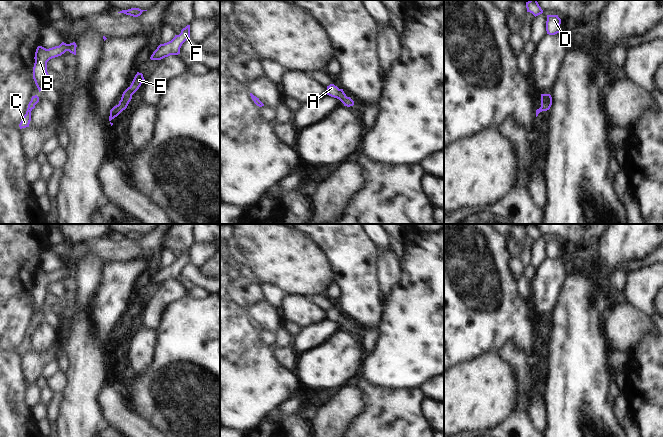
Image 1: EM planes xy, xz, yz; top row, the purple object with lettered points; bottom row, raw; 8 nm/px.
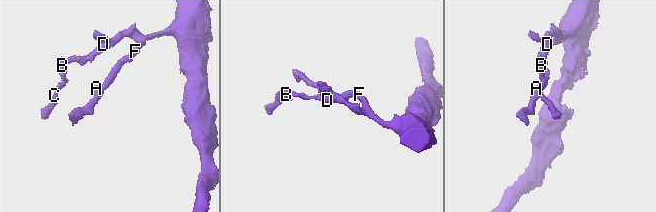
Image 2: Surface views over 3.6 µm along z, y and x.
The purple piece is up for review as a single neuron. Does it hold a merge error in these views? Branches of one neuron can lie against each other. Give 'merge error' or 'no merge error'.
no merge error

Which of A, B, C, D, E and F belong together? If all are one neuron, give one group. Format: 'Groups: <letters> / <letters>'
Groups: A B C D E F.

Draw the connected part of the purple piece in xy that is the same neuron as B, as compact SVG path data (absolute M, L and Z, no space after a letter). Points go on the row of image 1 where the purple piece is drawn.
M62 42L59 46L55 46L49 49L46 49L42 46L38 46L35 52L35 63L33 67L33 79L39 90L39 92L47 84L49 74L47 72L47 62L55 57L61 56L66 51L76 55L76 43L66 44Z

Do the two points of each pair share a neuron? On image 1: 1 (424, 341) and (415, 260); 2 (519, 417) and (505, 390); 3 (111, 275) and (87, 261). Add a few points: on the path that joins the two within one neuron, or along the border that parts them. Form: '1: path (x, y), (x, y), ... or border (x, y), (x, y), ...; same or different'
1: path (424, 321), (424, 286), (419, 280); same
2: border (515, 406), (498, 424); different
3: border (105, 265), (102, 271), (102, 282), (97, 293); different

